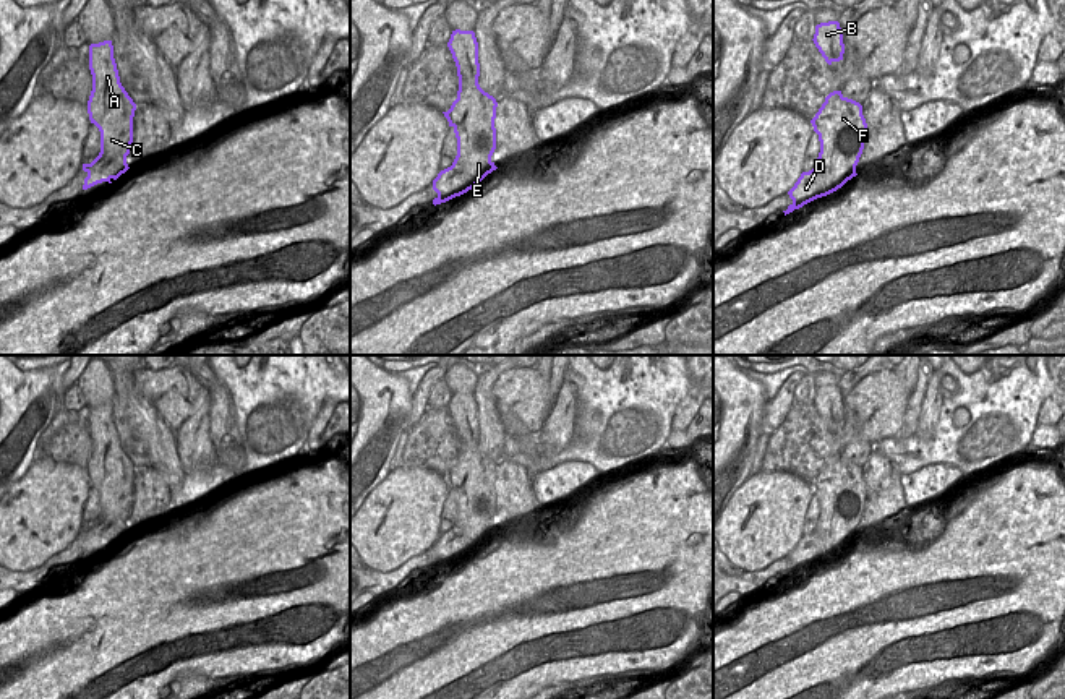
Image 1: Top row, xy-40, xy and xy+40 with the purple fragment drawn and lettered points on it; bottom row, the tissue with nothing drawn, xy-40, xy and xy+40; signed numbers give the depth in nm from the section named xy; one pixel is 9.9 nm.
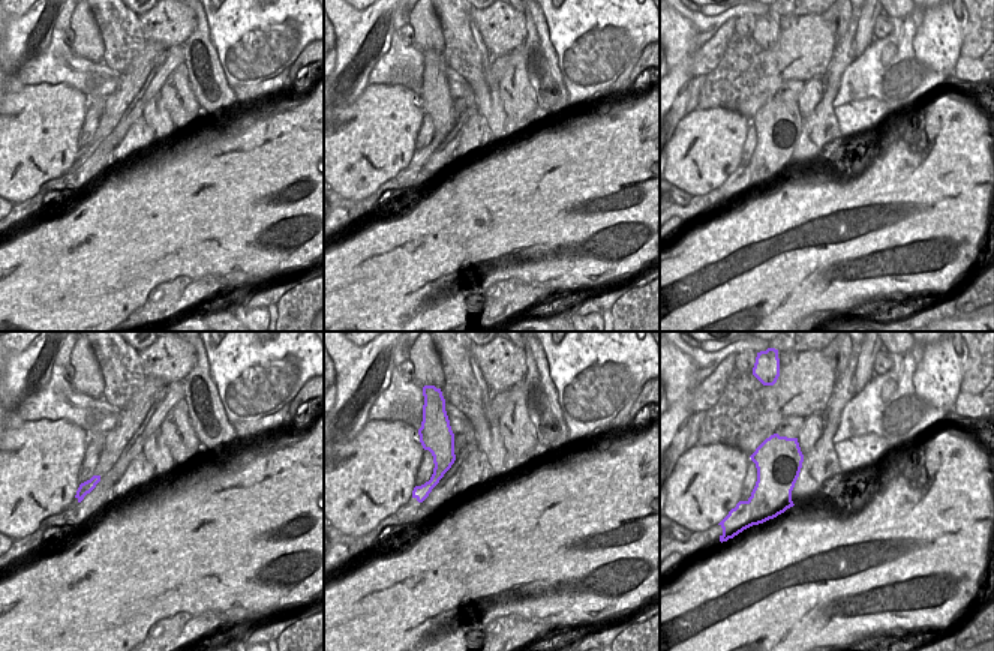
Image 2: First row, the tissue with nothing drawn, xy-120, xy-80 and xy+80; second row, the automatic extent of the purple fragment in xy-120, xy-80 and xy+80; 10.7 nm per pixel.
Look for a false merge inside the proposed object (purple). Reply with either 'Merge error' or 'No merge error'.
Merge error

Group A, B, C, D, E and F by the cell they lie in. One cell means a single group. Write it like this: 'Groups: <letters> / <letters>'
Groups: A B C E F / D

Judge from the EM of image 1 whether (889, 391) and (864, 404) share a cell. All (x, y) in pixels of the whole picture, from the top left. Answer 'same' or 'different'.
same

